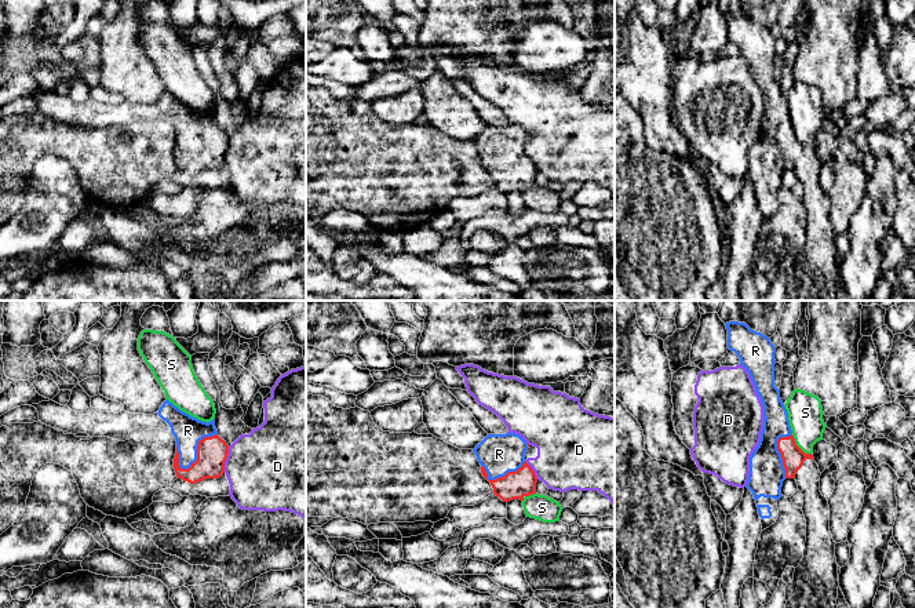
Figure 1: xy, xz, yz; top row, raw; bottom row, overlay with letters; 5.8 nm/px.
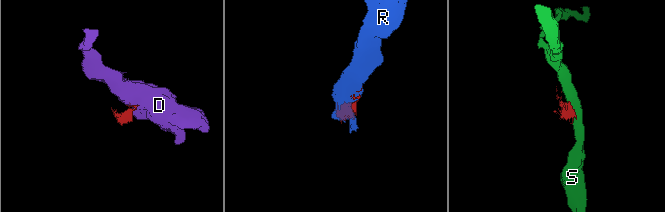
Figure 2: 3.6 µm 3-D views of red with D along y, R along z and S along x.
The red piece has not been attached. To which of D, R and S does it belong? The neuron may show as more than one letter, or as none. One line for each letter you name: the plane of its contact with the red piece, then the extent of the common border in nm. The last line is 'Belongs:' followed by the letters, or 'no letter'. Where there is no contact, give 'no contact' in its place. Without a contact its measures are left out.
R: xy | 300 nm
Belongs: R

